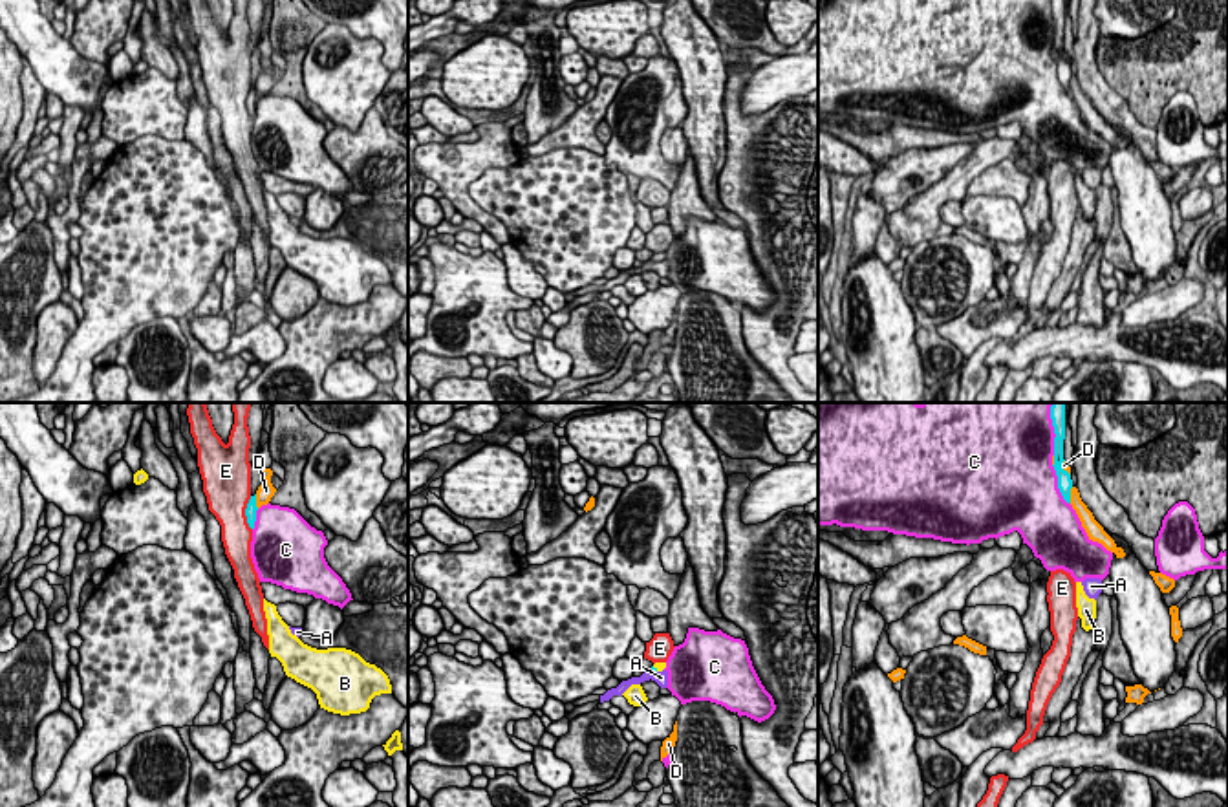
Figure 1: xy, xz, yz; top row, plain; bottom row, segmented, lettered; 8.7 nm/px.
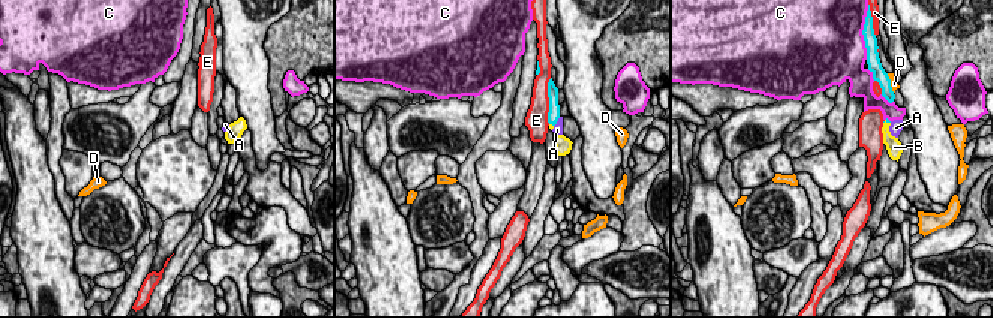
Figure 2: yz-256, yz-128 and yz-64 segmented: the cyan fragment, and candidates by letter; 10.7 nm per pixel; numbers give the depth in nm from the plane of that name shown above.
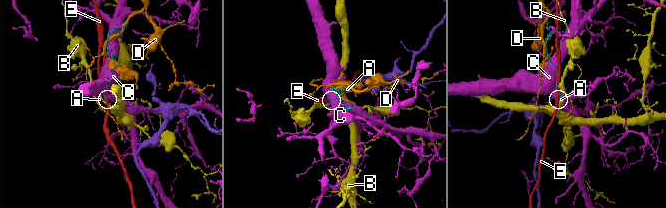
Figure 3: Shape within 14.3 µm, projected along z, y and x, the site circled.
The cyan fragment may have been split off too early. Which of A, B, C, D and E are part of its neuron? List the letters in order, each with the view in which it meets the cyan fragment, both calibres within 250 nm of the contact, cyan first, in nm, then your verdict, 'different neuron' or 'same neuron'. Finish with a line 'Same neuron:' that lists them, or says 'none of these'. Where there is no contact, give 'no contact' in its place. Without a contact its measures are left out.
A: meets cyan in xz; 30 nm thick on the cyan side, 130 nm on the other; different neuron
B: meets cyan in xz; 30 nm thick on the cyan side, 70 nm on the other; same neuron
C: meets cyan in yz; 130 nm thick on the cyan side, 480 nm on the other; different neuron
D: meets cyan in yz; 130 nm thick on the cyan side, 130 nm on the other; different neuron
E: meets cyan in xy; 100 nm thick on the cyan side, 400 nm on the other; different neuron
Same neuron: B

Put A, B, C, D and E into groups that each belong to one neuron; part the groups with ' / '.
A / B / C / D / E

